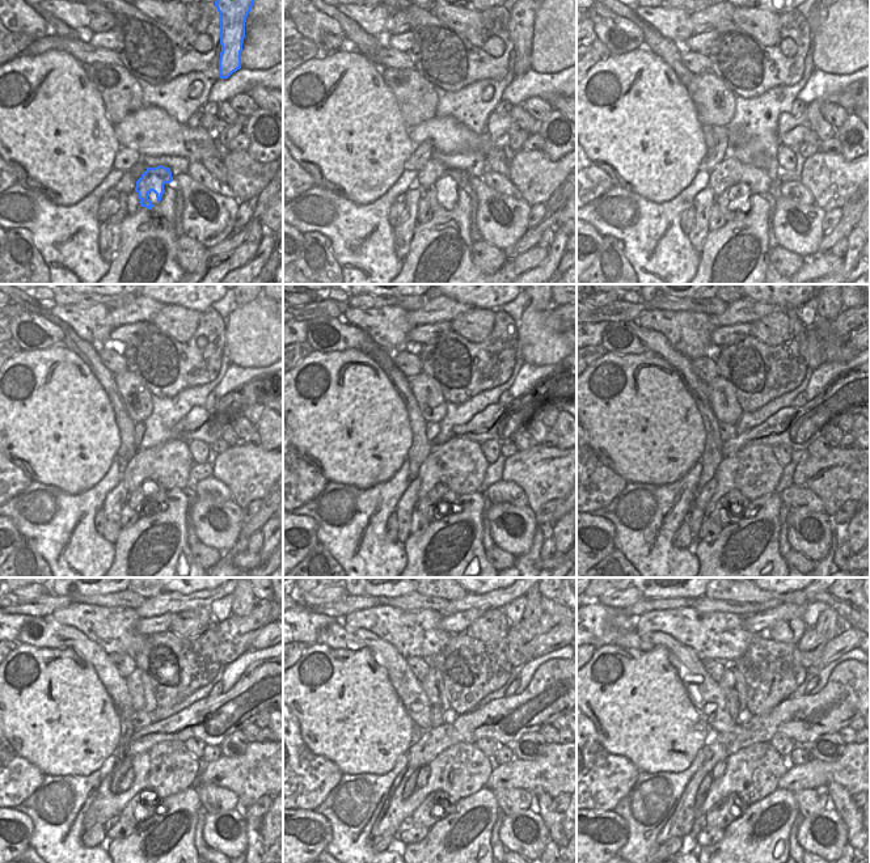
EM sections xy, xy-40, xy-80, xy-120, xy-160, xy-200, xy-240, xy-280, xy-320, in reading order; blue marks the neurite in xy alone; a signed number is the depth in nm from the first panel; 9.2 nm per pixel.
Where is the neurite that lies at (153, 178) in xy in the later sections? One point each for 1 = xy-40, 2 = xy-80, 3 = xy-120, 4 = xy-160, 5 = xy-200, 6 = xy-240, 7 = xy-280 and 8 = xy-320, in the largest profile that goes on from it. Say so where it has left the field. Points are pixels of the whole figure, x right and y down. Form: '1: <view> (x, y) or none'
1: xy-40 (446, 183)
2: xy-80 (726, 202)
3: xy-120 (143, 502)
4: xy-160 (436, 504)
5: xy-200 (731, 507)
6: xy-240 (146, 804)
7: xy-280 (436, 806)
8: xy-320 (731, 807)

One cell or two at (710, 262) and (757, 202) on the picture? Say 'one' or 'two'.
one

